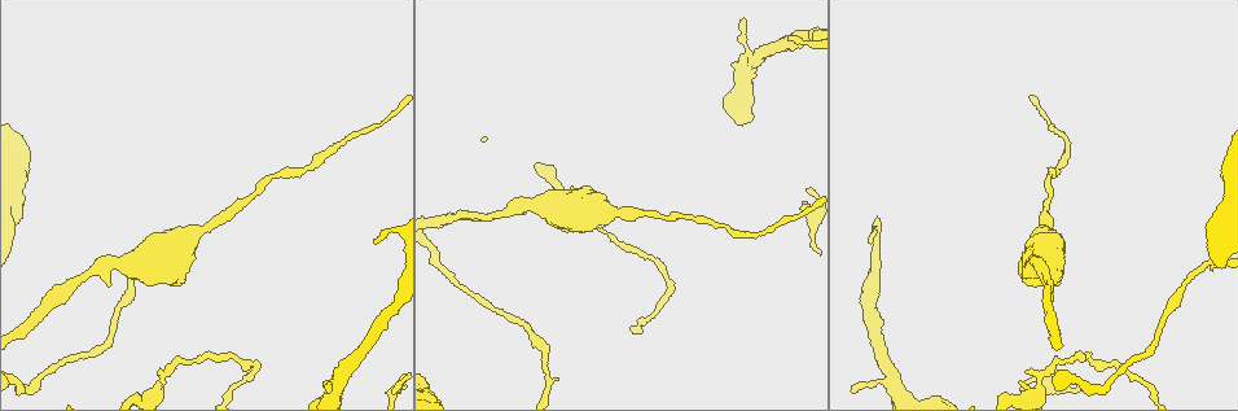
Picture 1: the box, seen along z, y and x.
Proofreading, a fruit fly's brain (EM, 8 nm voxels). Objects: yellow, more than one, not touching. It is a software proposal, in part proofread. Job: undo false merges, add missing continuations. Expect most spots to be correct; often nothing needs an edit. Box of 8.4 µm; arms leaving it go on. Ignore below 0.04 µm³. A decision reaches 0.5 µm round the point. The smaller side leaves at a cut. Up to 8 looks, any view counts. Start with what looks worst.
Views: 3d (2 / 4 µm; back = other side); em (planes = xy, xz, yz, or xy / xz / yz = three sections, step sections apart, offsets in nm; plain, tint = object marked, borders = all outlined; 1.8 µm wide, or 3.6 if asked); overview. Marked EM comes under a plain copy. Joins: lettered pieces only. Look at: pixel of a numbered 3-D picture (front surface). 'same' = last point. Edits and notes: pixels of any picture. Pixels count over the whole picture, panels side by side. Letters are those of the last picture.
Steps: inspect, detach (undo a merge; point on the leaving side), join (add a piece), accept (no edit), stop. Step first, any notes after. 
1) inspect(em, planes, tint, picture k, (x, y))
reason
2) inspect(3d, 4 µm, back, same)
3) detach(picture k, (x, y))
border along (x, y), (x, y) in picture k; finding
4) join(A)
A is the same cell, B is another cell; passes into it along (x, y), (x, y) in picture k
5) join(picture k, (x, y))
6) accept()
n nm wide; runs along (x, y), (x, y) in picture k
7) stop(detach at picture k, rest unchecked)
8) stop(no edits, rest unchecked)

inspect(3d, 4 µm, picture 1, (789, 35))
long arm stops here

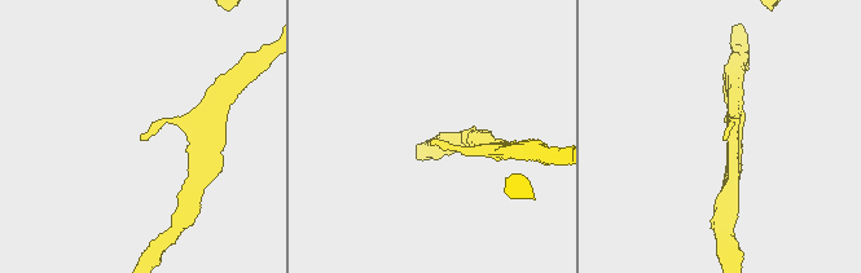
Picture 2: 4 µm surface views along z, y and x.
inspect(em, planes, borders, picture 2, (143, 138))
shape alone is not enough

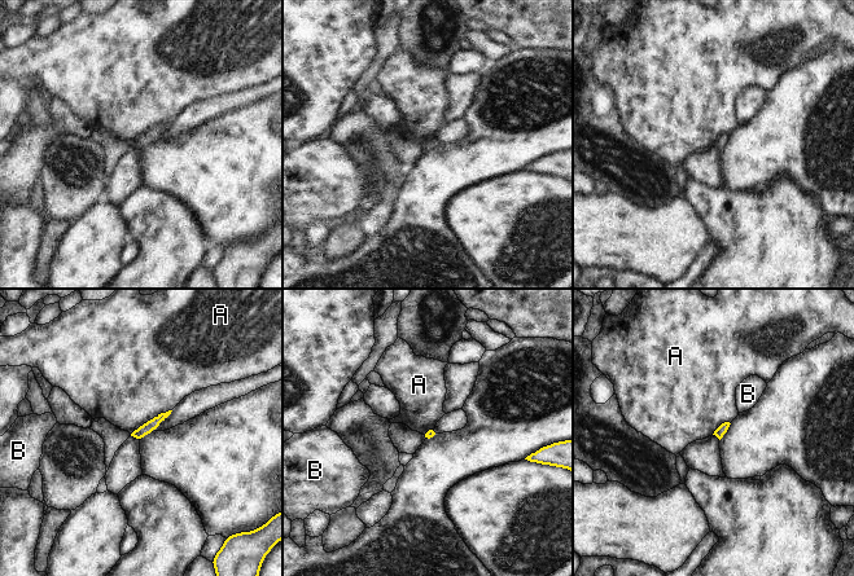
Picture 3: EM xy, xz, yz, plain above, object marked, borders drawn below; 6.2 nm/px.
accept()
A and B are other cells; border along (171, 409), (153, 416), (131, 434) in picture 3; none of them fits

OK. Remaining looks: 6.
inspect(em, yz, step 4, tint, picture 1, (608, 234))
calibre changes

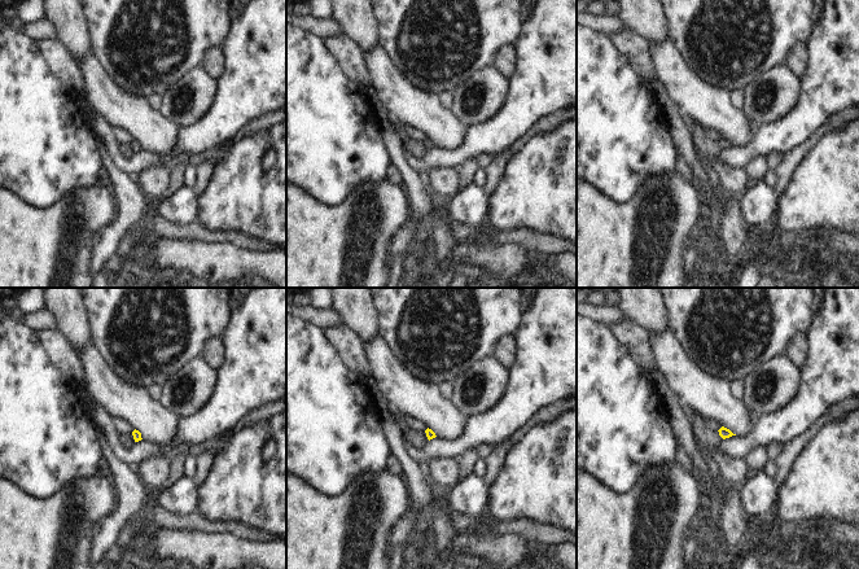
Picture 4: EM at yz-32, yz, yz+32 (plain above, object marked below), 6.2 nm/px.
inspect(em, xz, step 16, borders, same)

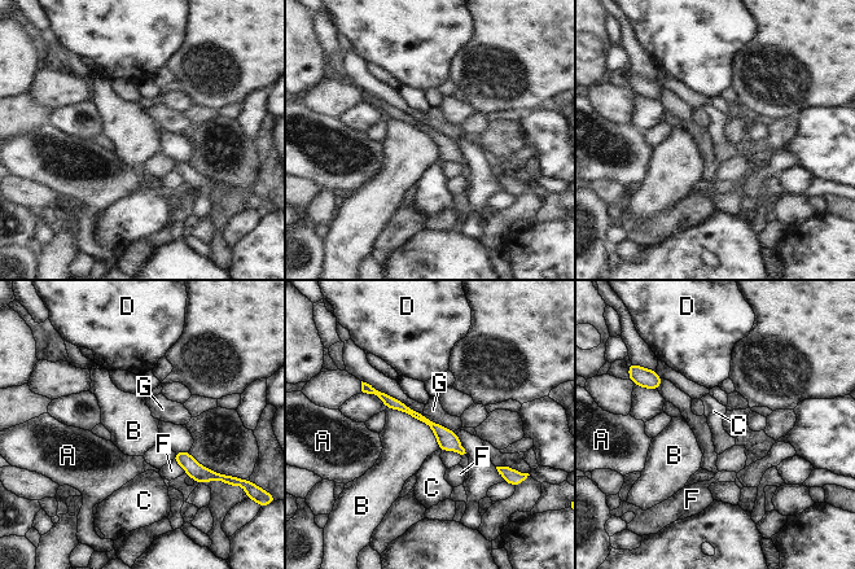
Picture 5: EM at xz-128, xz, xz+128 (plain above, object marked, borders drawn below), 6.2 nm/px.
accept()
B touches over 420 nm; A, B, C, D, F and G are other cells; border along (386, 407), (424, 423), (439, 449) in picture 5; all the same neuron

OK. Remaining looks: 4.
inspect(em, yz, step 4, tint, picture 1, (524, 206))
sudden change in width

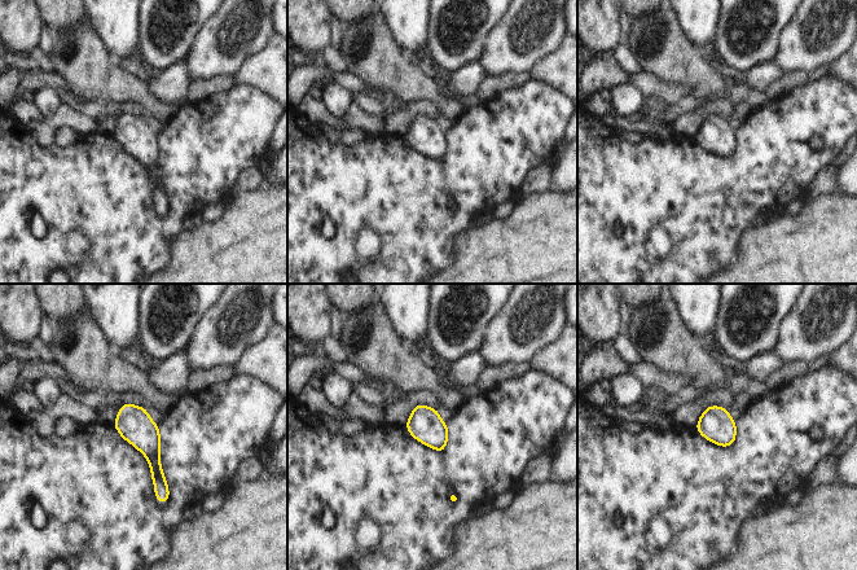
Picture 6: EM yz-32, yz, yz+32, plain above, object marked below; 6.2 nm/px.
inspect(em, planes, borders, same)

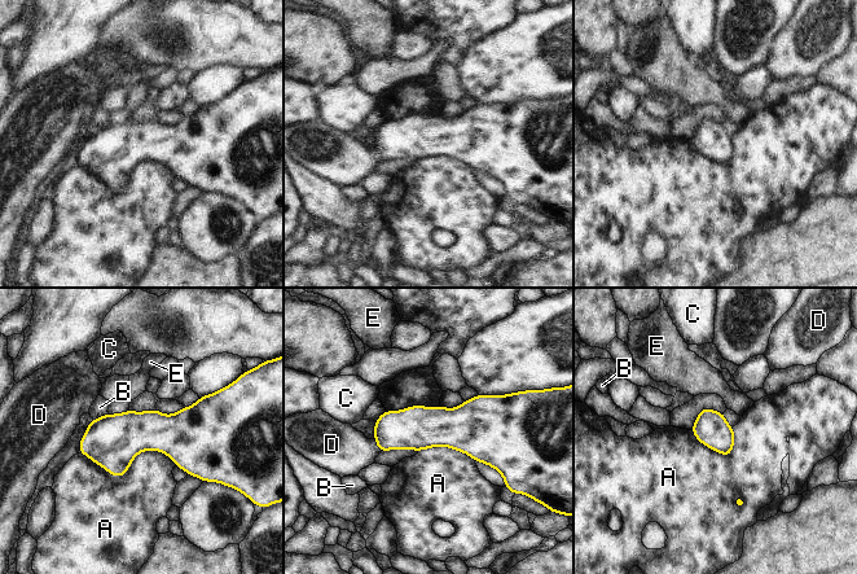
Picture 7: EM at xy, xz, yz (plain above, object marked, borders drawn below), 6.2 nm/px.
accept()
A, B, C, D and E are other cells; continuous, no second neuron

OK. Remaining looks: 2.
stop(no edits, rest unchecked)

